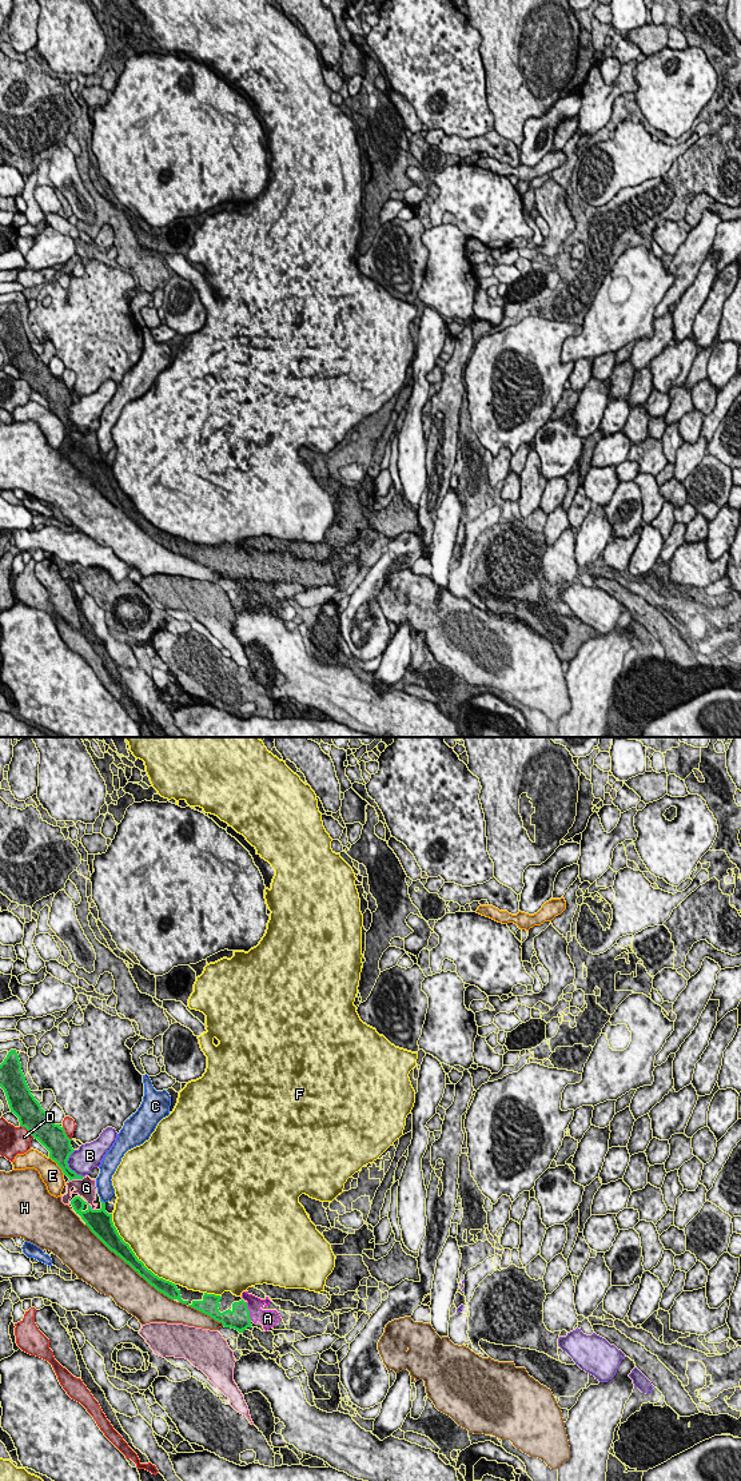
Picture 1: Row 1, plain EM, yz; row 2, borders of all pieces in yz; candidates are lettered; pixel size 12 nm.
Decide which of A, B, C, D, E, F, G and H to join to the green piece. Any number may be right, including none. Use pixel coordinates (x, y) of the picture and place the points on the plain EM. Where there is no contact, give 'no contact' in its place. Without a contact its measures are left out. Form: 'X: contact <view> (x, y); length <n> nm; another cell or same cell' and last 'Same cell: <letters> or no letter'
A: contact yz (249, 564); length 240 nm; same cell
B: contact yz (67, 418); length 360 nm; another cell
C: contact yz (100, 453); length 100 nm; another cell
D: contact yz (27, 381); length 240 nm; another cell
E: contact yz (58, 417); length 280 nm; another cell
F: contact yz (135, 508); length 1150 nm; another cell
G: contact yz (76, 430); length 220 nm; another cell
H: contact yz (128, 516); length 1400 nm; another cell
Same cell: A

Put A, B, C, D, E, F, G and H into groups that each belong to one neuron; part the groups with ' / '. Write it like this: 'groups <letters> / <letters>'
groups A / B / C / D / E / F / G / H

